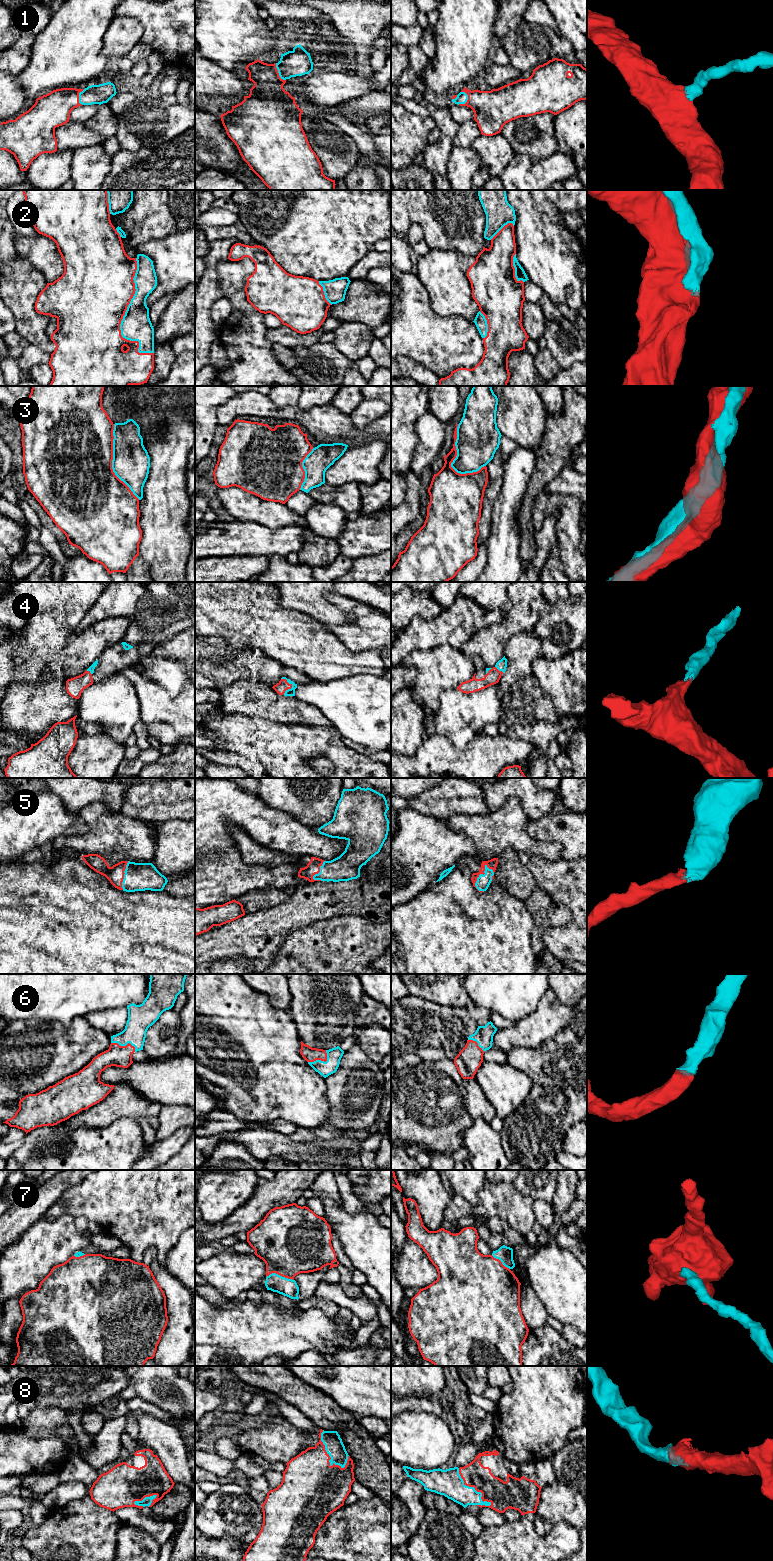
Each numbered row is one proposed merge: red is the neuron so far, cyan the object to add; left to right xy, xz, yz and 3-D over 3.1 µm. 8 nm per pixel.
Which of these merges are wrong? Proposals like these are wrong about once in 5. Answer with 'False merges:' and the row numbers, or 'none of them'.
False merges: none of them

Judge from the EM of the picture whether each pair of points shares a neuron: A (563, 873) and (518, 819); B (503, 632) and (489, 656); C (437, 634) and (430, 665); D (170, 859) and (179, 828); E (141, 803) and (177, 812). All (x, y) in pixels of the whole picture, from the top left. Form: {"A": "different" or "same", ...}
{"A": "different", "B": "same", "C": "different", "D": "same", "E": "same"}

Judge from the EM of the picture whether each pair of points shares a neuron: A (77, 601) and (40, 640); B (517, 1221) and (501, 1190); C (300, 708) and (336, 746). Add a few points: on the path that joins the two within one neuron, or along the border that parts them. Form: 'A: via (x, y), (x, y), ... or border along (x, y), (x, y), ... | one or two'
A: border along (42, 612), (61, 608), (68, 625), (74, 630) | two
B: via (517, 1213), (503, 1198) | one
C: border along (294, 724), (333, 726) | two

